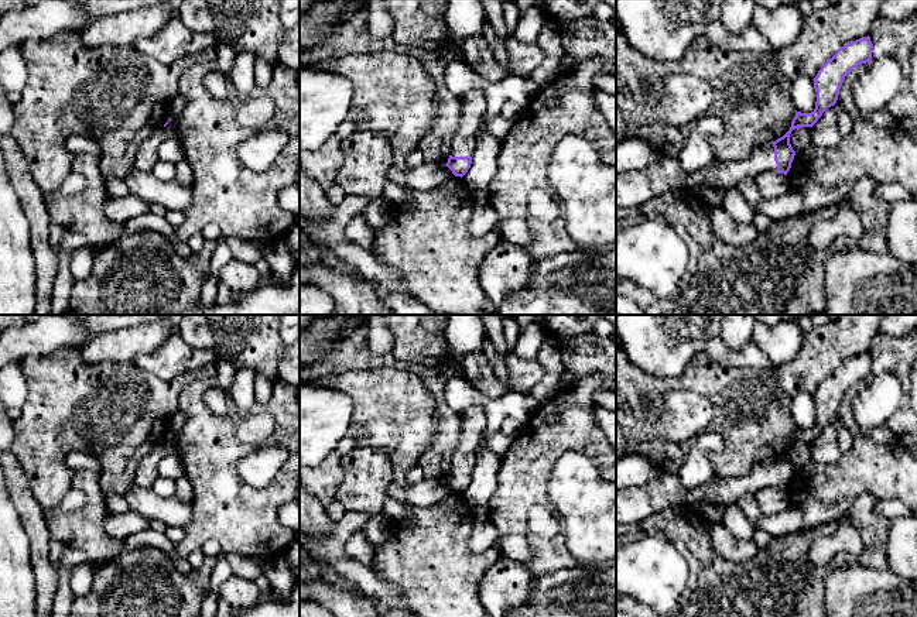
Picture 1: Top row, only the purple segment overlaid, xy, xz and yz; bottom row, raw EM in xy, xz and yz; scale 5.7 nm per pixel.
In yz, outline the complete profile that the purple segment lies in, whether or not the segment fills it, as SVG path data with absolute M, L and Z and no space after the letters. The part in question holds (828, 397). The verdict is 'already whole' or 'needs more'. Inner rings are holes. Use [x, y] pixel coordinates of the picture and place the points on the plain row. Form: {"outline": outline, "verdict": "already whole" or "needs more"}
{"outline": "M870 353L841 363L818 387L814 397L815 425L811 429L795 426L790 446L776 457L752 465L747 474L739 477L712 477L691 493L681 486L678 474L658 470L646 484L616 490L616 525L640 522L671 505L698 505L715 503L729 505L743 496L755 496L763 487L787 491L795 467L790 450L798 443L812 443L822 429L838 417L845 393L858 381L870 378L873 360Z", "verdict": "needs more"}

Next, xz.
{"outline": "M471 407L459 414L462 418L461 435L445 481L455 493L462 494L471 484L476 452L487 419L482 407Z", "verdict": "needs more"}

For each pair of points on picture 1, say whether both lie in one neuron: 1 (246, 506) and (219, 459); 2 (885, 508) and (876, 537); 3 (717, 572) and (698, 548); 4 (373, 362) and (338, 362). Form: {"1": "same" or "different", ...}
{"1": "same", "2": "different", "3": "same", "4": "same"}

